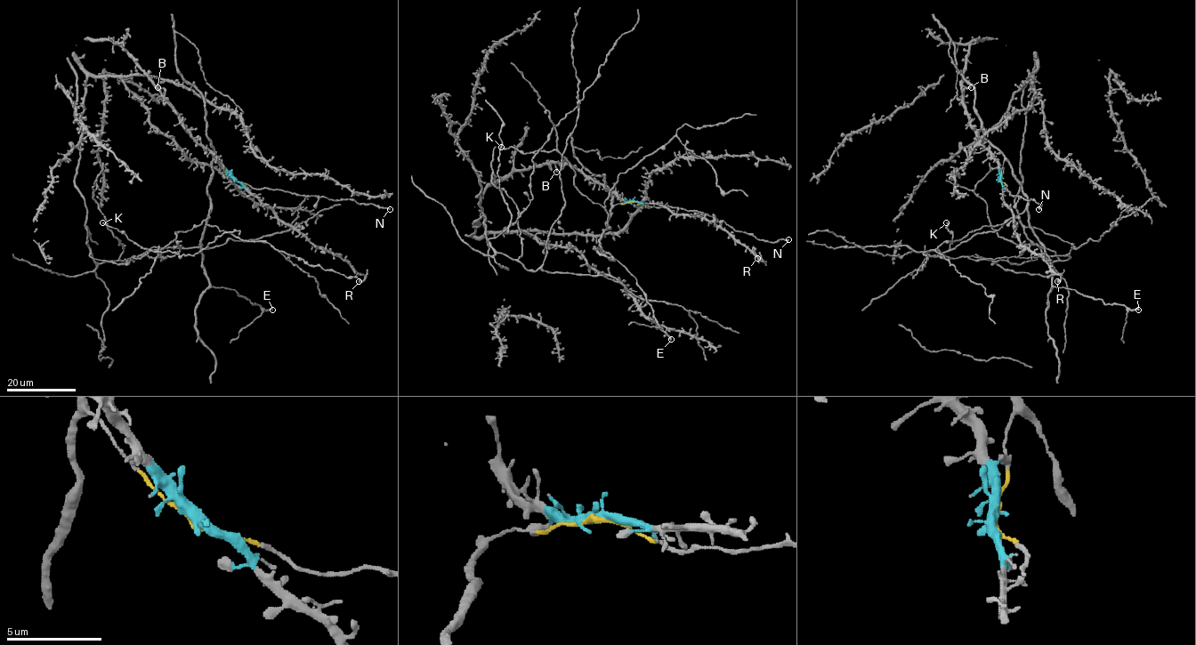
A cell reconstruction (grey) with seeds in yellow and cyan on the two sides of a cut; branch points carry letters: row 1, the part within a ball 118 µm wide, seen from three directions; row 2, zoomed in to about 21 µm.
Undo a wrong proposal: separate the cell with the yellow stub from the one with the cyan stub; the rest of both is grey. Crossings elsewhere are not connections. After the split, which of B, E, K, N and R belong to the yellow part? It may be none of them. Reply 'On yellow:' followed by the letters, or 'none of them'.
On yellow: E, K, N

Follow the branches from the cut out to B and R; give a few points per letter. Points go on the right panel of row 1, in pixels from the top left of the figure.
B: (1001, 179), (998, 165), (982, 145), (965, 111), (962, 87), (971, 87)
R: (1001, 179), (1002, 200), (1011, 210), (1016, 237), (1060, 276), (1060, 280), (1056, 281)

